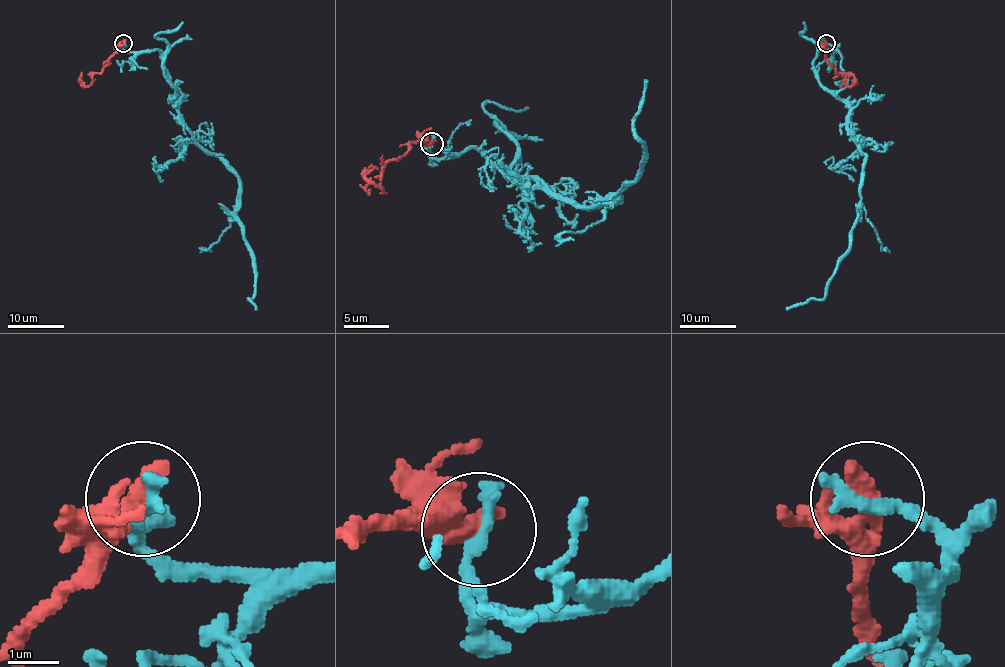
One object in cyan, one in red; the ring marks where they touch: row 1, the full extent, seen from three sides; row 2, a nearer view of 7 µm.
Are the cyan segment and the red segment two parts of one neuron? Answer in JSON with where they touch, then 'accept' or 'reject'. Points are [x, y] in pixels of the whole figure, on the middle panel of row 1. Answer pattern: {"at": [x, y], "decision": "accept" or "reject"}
{"at": [431, 143], "decision": "reject"}

